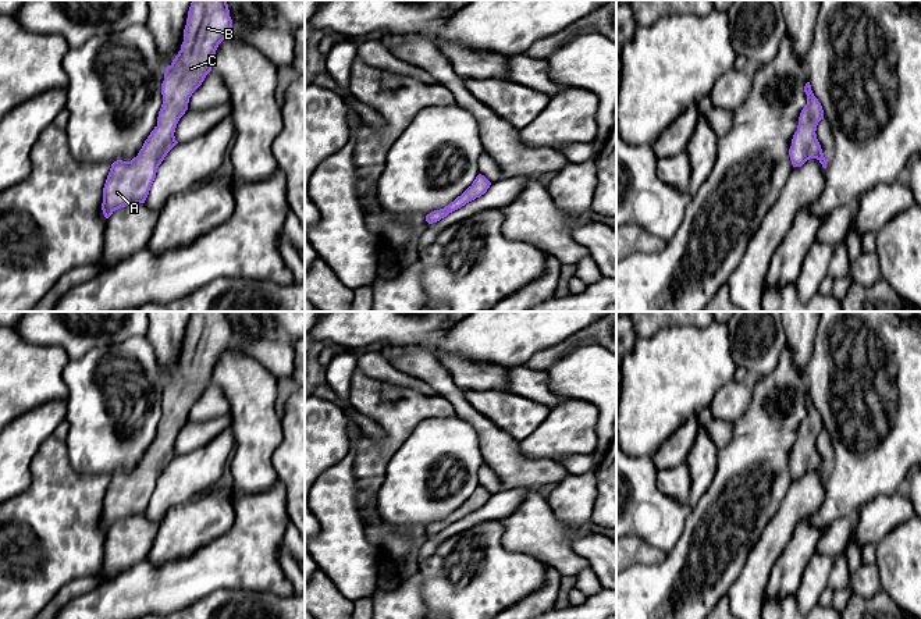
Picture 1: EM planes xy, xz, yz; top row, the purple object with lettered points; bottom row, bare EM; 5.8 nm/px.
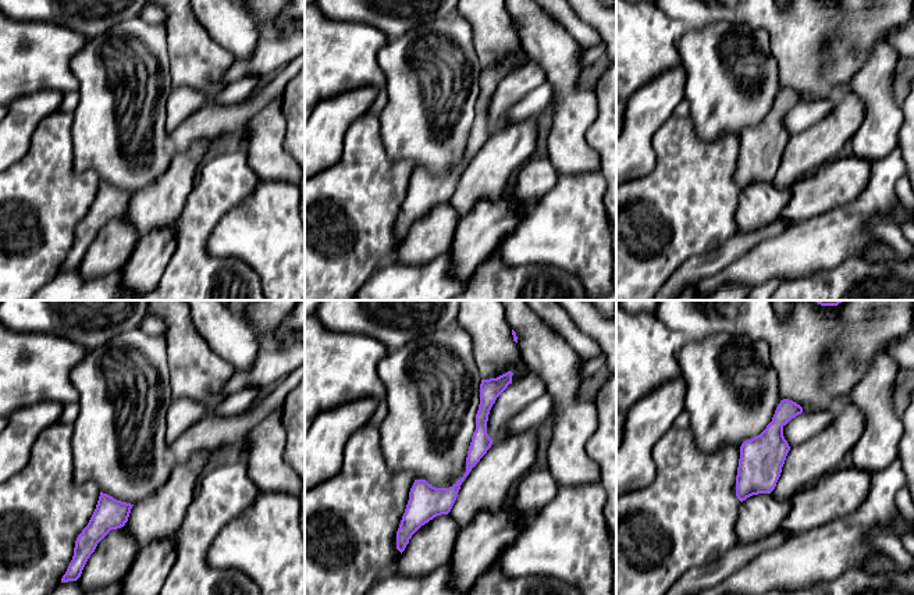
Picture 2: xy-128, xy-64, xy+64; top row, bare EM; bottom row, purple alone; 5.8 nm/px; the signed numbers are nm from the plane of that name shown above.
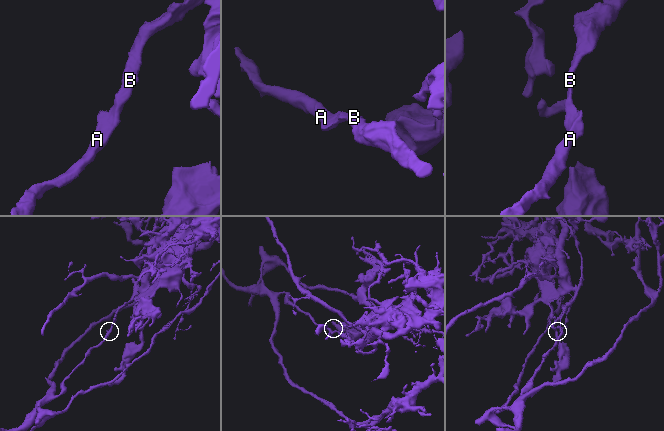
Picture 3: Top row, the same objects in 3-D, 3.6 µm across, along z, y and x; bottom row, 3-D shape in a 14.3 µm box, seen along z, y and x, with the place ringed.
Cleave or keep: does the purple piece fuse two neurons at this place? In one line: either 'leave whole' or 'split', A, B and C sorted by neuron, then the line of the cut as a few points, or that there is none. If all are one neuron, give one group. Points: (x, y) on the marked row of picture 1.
split; A / B C; cut in yz along (815, 125), (797, 130)

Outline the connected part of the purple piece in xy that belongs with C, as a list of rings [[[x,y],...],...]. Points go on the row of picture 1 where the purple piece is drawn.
[[[192,0],[181,50],[164,72],[157,127],[175,132],[189,97],[211,71],[216,50],[231,28],[227,0]]]

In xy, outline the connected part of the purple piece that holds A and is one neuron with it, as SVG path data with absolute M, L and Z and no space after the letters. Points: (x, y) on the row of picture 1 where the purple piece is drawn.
M154 127L136 157L111 164L103 188L102 210L106 218L121 207L145 203L159 166L177 143L174 134Z

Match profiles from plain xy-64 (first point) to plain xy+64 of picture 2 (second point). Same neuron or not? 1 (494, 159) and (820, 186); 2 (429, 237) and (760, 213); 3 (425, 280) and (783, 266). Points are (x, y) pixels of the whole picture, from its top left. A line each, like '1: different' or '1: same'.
1: different
2: same
3: same

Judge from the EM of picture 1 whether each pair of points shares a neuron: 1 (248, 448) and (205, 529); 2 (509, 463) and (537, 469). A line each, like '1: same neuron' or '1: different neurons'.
1: different neurons
2: same neuron

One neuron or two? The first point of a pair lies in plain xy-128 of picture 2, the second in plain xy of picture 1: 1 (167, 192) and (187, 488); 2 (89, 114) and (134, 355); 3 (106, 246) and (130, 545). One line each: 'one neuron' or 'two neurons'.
1: one neuron
2: one neuron
3: one neuron

